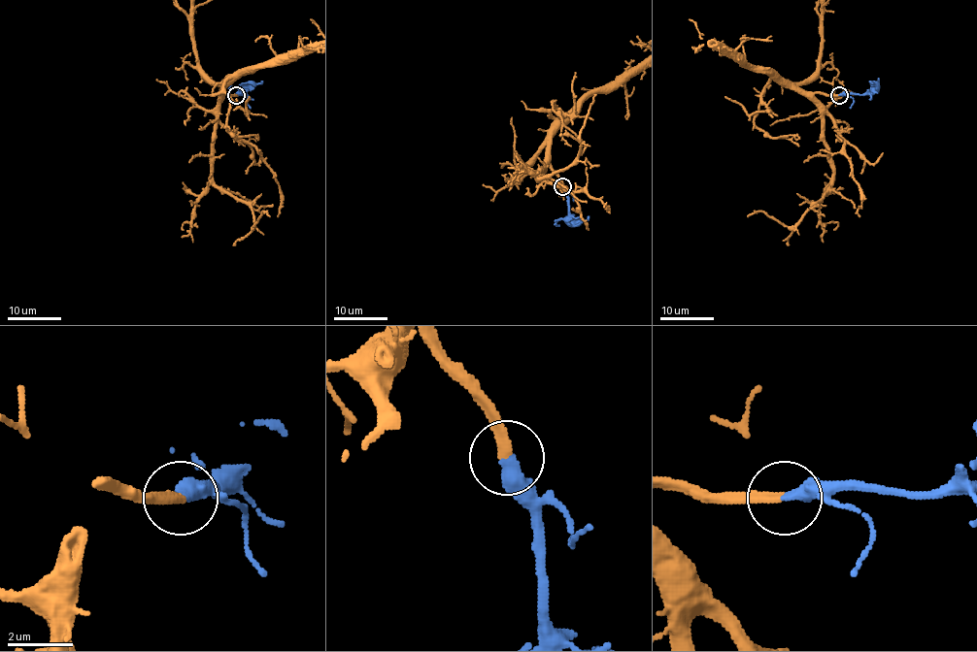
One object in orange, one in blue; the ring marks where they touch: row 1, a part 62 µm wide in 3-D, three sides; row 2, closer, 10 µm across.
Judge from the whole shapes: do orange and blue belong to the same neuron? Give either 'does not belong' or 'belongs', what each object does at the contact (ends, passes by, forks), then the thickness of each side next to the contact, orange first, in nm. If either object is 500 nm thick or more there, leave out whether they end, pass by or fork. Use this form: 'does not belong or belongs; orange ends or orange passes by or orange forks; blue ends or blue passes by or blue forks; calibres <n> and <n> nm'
belongs; orange ends; blue ends; calibres 260 and 420 nm

